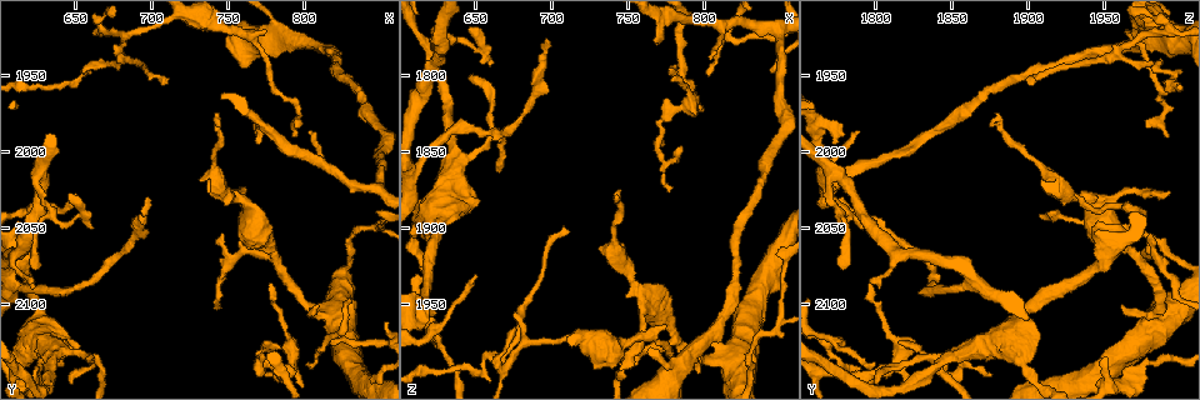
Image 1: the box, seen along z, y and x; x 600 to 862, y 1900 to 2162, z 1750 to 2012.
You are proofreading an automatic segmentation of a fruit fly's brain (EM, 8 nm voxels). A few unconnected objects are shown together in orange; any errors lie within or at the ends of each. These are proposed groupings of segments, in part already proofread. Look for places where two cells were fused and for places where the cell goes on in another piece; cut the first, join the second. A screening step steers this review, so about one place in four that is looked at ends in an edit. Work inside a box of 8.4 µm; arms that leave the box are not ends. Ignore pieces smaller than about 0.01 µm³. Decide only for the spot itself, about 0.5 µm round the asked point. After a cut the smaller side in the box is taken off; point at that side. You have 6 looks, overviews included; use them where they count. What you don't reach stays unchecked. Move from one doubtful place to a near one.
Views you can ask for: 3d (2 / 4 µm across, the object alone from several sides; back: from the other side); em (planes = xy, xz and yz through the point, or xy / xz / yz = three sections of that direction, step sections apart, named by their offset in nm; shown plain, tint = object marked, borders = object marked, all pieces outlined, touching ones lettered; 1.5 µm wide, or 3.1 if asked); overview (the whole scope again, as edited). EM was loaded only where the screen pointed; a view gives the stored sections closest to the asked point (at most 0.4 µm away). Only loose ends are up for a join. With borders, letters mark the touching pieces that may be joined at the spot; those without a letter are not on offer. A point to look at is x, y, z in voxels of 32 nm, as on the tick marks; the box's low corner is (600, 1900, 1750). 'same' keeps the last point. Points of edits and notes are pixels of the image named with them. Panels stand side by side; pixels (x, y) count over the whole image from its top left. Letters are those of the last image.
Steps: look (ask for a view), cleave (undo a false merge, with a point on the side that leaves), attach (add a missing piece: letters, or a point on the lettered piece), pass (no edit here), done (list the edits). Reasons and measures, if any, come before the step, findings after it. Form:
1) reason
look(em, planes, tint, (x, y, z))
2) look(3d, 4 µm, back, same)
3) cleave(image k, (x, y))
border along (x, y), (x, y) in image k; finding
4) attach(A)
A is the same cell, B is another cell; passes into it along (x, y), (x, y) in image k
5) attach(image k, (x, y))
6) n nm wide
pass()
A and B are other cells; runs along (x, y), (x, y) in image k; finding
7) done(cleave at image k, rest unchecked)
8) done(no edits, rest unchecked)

three arms meet
look(3d, 4 µm, (782, 2070, 1974))

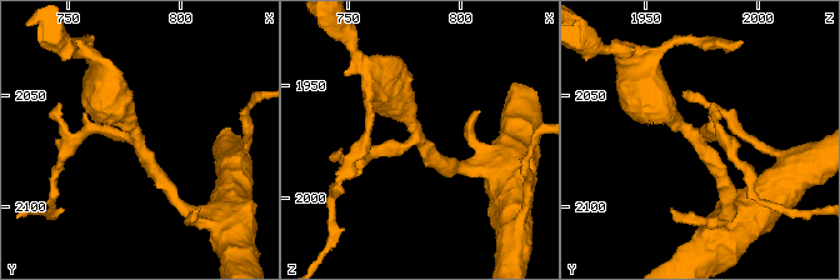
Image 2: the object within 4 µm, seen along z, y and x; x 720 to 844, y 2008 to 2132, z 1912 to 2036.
3 arms; arms of 180, 220, 380 nm; now the EM
look(em, xz, step 4, tint, (781, 2069, 1973))

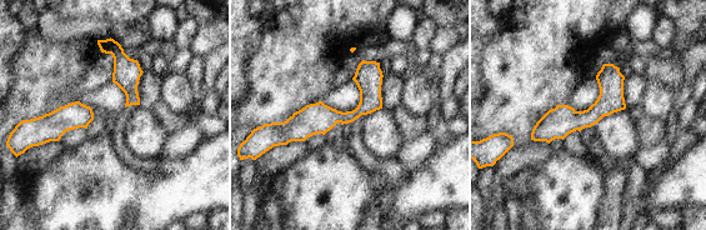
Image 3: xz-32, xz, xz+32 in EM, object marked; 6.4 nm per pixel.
cut it another way
look(em, planes, borders, same)

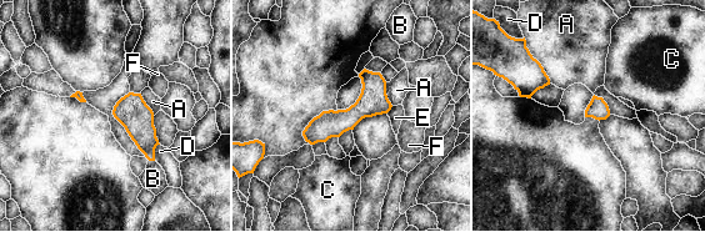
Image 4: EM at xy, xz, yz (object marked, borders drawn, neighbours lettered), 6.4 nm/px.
pass()
A, B, C, D, E and F are other cells; all the same cell

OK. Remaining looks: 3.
arms part here
look(em, planes, borders, (684, 1922, 1972))

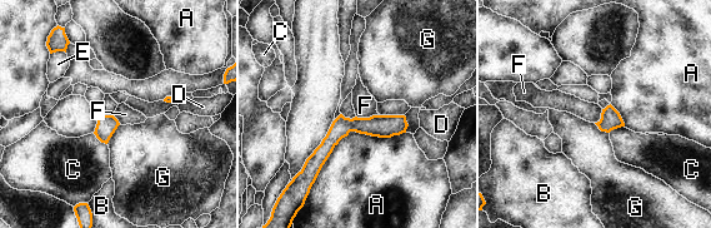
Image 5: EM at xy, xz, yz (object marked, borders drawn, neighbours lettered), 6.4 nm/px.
130 nm wide
pass()
A, B, C, D, E, F and G are other cells; runs along (402, 119), (346, 125), (310, 170) in image 5; all the same cell

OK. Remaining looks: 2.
narrows sharply
look(3d, 4 µm, (630, 2138, 1982))

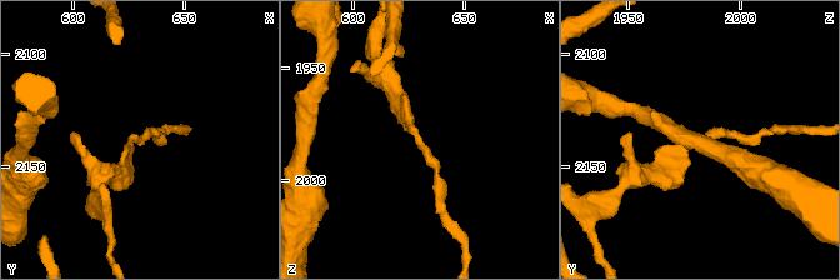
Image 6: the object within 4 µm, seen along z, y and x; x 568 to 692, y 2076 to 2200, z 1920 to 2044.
look(em, planes, borders, (631, 2138, 1983))

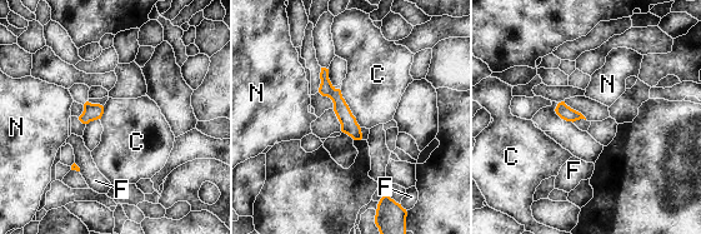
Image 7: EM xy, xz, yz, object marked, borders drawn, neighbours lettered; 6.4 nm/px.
pass()
C, F and N are other cells; one cell here

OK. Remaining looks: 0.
done(no edits, rest unchecked)

